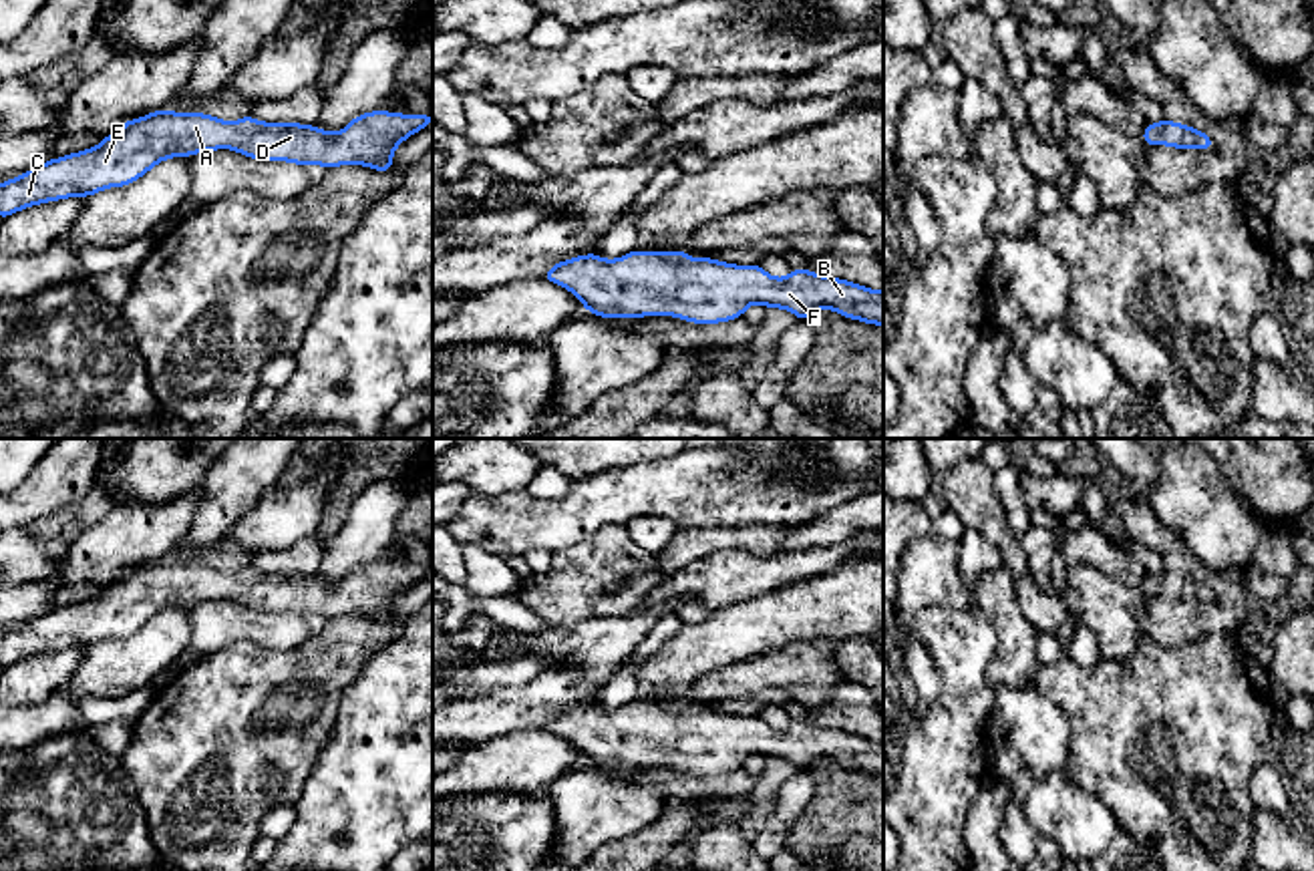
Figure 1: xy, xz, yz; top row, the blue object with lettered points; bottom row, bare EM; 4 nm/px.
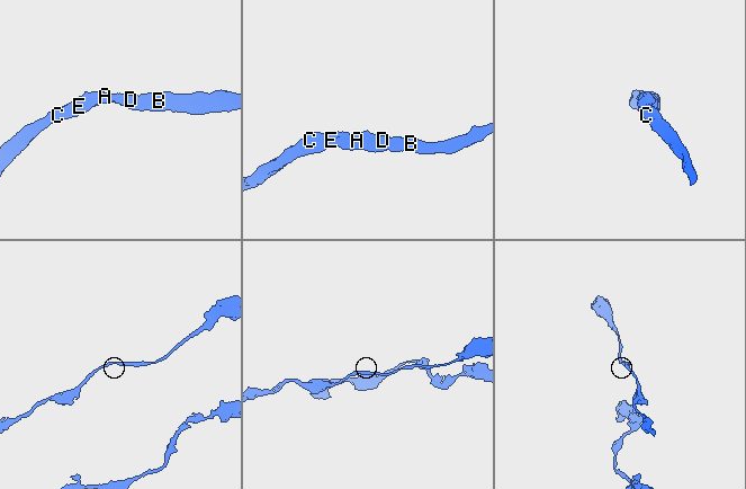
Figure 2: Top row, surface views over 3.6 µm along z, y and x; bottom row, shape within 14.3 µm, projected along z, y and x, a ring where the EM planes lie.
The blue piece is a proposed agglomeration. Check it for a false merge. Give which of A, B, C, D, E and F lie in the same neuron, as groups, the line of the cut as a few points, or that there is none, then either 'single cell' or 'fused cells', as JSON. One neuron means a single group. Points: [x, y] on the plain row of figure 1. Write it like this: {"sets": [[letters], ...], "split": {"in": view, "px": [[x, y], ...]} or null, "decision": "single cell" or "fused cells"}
{"sets": [["A", "B", "C", "D", "E", "F"]], "split": null, "decision": "single cell"}

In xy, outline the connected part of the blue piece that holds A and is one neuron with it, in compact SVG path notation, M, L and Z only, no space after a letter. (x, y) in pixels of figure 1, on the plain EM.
M161 559L129 569L93 599L50 609L0 634L0 670L38 654L125 638L165 609L215 599L302 618L366 616L390 622L394 599L431 573L433 565L372 561L358 565L338 583L326 583L300 573L262 573L254 567L227 573L203 563Z

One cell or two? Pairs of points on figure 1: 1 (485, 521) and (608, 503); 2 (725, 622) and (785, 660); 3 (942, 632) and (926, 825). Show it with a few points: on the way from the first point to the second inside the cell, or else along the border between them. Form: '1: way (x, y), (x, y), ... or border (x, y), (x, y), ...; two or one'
1: way (516, 521), (566, 521), (578, 515); one
2: border (815, 638), (779, 644), (725, 668); two
3: way (954, 680), (954, 729), (944, 755), (926, 777); one

